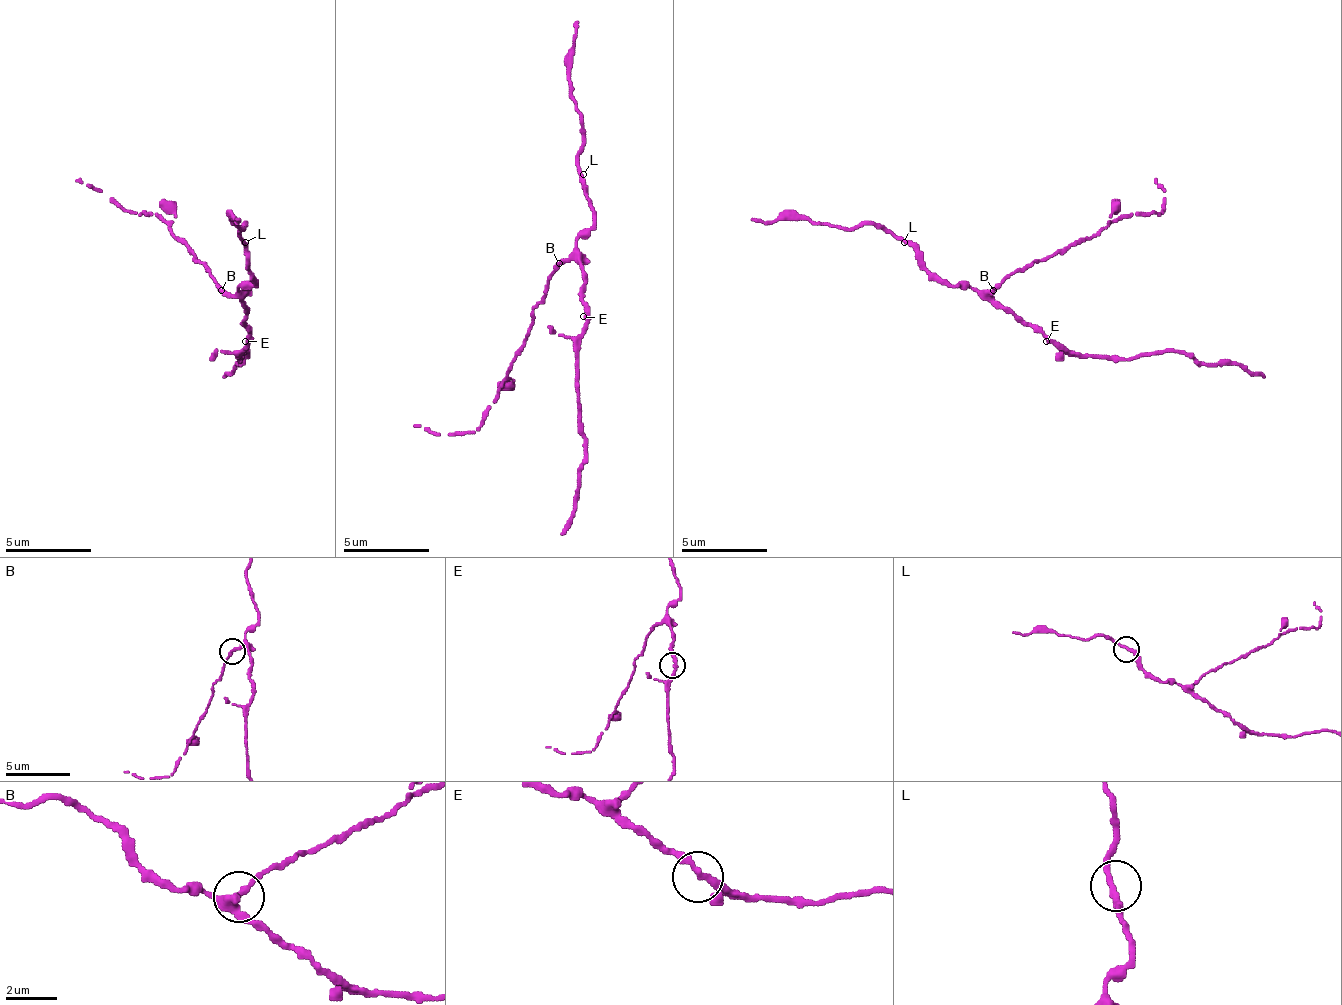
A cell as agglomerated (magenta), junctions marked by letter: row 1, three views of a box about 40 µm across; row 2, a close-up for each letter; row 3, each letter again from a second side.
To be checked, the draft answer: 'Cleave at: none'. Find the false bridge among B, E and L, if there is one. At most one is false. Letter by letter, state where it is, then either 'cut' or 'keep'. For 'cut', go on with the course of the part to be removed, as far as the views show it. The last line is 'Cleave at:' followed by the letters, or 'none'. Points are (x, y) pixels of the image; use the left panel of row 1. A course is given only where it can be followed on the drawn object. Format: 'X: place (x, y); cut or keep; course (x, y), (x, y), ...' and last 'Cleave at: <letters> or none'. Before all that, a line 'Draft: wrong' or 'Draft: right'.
Draft: wrong
B: place (221, 290); cut; course (219, 289), (159, 216), (137, 212), (94, 190), (81, 177)
E: place (245, 341); keep
L: place (245, 242); keep
Cleave at: B

